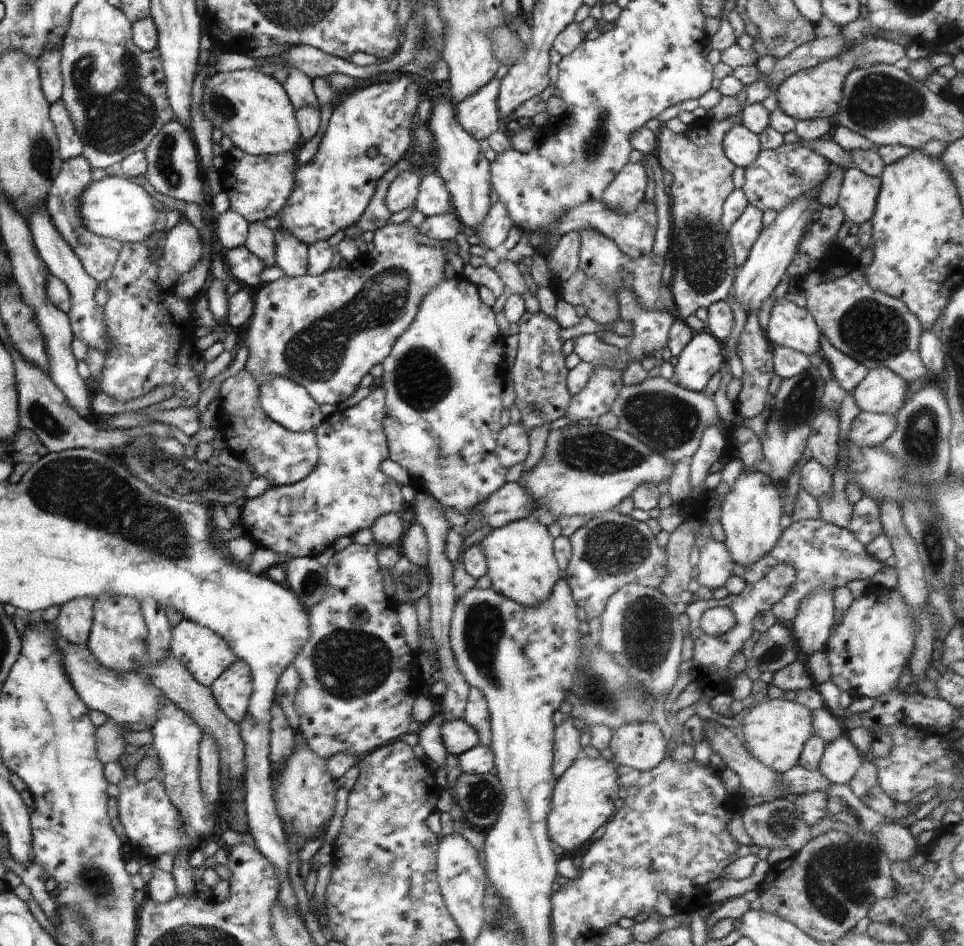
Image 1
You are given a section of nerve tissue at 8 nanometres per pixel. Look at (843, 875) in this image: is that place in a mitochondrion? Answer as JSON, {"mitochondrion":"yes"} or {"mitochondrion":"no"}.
{"mitochondrion":"yes"}

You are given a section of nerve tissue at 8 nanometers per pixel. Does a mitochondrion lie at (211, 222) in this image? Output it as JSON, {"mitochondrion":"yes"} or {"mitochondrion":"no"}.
{"mitochondrion":"no"}

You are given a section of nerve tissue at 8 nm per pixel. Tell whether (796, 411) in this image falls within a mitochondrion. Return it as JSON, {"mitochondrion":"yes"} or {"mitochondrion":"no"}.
{"mitochondrion":"yes"}

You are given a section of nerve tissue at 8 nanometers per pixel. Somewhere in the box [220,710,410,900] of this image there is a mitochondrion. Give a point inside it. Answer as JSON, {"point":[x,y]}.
{"point":[376,872]}

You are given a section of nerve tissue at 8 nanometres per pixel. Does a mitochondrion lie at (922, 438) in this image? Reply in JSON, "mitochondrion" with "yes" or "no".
{"mitochondrion":"yes"}

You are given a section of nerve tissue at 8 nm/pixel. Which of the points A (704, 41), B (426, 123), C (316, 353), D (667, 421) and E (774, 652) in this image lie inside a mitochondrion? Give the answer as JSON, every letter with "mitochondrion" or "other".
{"A":"other","B":"other","C":"mitochondrion","D":"mitochondrion","E":"mitochondrion"}

